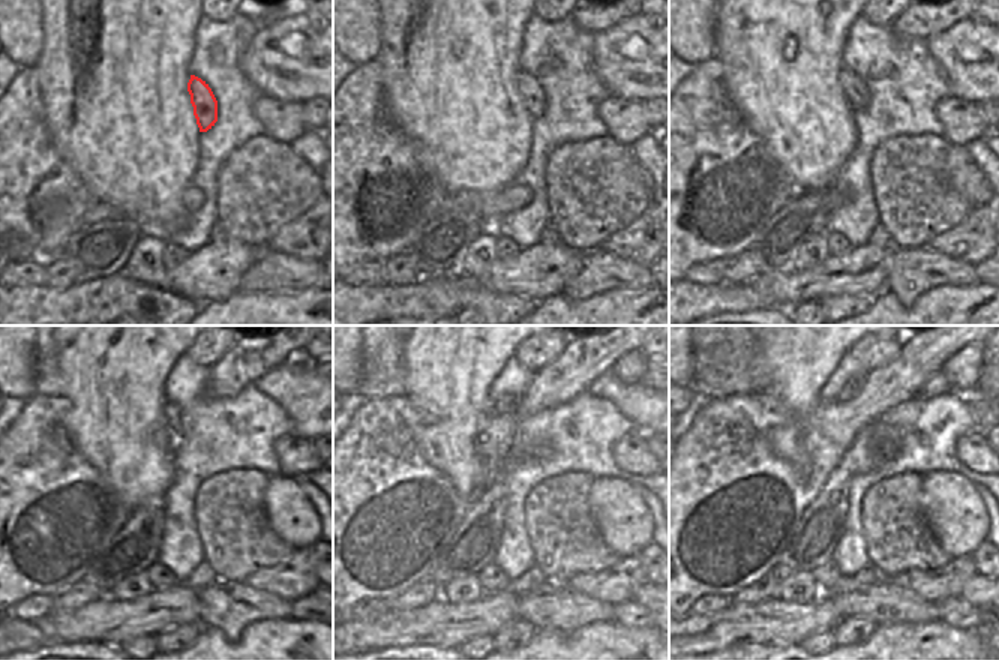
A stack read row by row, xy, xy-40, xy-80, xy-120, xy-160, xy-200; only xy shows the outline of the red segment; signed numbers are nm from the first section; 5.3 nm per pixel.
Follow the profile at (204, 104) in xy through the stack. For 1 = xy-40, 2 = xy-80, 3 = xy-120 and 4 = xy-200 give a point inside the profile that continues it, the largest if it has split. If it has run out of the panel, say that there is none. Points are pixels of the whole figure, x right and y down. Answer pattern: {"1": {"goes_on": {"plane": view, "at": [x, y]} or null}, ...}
{"1": {"goes_on": {"plane": "xy-40", "at": [531, 93]}}, "2": {"goes_on": {"plane": "xy-80", "at": [854, 89]}}, "3": {"goes_on": {"plane": "xy-120", "at": [171, 413]}}, "4": {"goes_on": {"plane": "xy-200", "at": [851, 390]}}}

